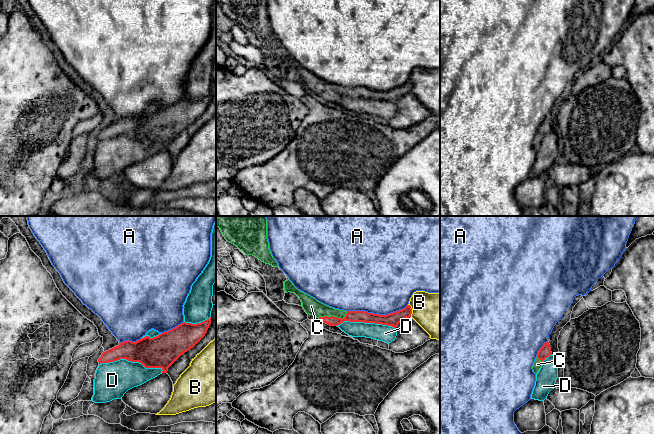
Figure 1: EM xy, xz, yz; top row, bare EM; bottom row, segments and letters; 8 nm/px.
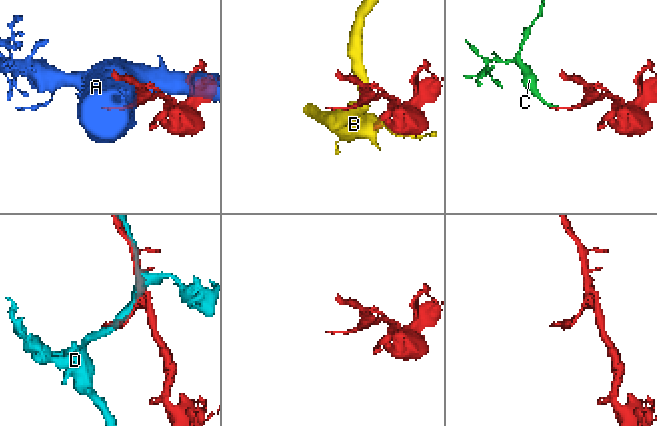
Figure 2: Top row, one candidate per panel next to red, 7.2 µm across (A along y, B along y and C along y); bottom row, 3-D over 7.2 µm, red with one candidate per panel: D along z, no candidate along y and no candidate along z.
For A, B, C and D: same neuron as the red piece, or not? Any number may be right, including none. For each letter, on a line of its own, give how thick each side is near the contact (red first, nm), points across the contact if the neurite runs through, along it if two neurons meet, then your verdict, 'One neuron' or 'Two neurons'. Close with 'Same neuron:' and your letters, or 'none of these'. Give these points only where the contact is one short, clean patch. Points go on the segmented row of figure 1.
A: Thickness 110 nm (red) against 500 nm. Two neurons
B: Thickness 110 nm (red) against 340 nm. Two neurons
C: Thickness 100 nm (red) against 130 nm. Path across: xz (353, 316), (333, 316), (311, 306). One neuron
D: Thickness 260 nm (red) against 280 nm. Two neurons
Same neuron: C

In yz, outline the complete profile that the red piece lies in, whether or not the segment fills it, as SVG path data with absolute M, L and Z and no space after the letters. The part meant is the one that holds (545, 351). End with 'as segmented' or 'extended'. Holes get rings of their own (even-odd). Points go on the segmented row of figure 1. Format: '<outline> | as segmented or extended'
M547 341L538 351L537 357L533 363L532 369L535 374L537 374L538 371L540 370L543 361L546 358L548 358L550 355L552 355L552 352L551 352L550 344Z | extended

